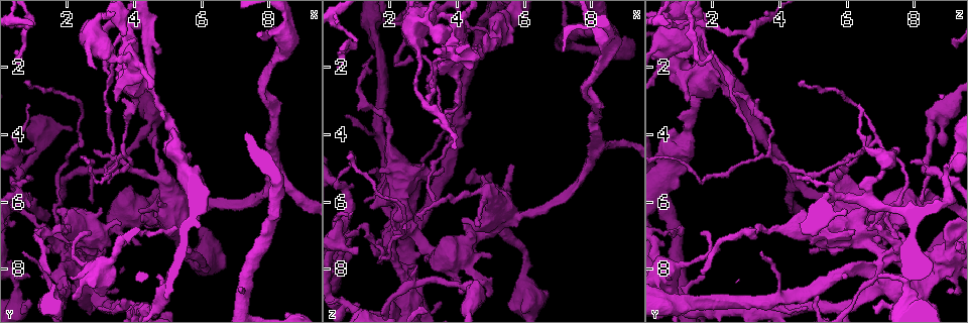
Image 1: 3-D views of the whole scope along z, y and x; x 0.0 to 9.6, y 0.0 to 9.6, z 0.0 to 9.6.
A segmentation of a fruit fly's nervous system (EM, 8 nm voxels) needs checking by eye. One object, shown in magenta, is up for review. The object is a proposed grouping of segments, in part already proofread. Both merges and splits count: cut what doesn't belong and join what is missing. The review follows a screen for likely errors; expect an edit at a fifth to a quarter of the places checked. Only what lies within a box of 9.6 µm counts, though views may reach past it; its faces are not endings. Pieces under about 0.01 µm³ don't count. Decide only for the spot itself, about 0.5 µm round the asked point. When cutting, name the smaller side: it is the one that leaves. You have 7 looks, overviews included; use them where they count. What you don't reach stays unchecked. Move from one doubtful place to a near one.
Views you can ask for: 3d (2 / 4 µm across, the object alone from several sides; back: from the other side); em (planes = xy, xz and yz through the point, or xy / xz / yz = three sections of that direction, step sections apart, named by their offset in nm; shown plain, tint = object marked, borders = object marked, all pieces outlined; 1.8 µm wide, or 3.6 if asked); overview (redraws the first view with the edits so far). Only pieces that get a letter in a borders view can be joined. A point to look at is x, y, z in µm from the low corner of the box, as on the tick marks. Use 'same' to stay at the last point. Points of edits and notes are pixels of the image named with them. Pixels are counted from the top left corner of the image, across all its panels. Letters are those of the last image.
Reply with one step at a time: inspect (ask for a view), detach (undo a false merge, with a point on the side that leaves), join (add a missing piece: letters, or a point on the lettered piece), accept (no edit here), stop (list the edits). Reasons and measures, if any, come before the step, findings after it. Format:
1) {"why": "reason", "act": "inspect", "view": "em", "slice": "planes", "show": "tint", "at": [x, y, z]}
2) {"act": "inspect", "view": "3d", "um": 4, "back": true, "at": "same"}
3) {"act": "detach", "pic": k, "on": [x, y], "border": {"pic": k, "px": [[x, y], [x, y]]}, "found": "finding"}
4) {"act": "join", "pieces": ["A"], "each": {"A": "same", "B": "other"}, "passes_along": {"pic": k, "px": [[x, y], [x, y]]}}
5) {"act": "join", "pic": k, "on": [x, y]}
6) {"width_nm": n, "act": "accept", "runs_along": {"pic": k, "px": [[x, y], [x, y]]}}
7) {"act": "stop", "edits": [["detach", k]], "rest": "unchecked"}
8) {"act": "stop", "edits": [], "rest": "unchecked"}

{"why": "free end", "act": "inspect", "view": "3d", "um": 2, "at": [2.10, 8.25, 0.60]}

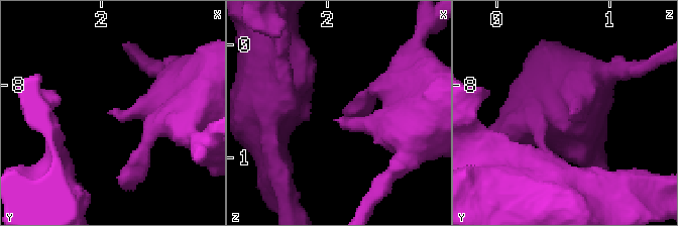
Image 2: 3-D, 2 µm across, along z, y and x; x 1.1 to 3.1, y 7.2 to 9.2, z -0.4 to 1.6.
{"act": "inspect", "view": "em", "slice": "planes", "show": "borders", "at": [2.08, 8.24, 0.64]}

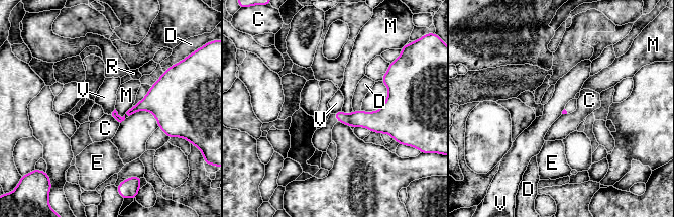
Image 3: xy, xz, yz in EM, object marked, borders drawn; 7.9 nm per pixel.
{"act": "accept", "each": {"C": "other", "D": "other", "E": "other", "M": "other", "R": "other", "V": "other"}, "found": "no lettered piece goes on from it"}

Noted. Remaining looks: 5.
{"why": "abrupt turn", "act": "inspect", "view": "em", "um": 3.6, "slice": "xz", "step": 4, "show": "plain", "at": [3.75, 9.10, 3.80]}

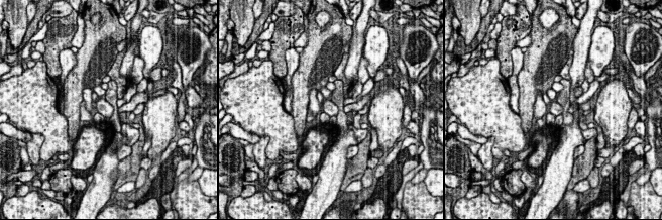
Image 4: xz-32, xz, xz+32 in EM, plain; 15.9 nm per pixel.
{"why": "what lies round it", "act": "inspect", "view": "em", "um": 3.6, "slice": "xz", "step": 4, "show": "borders", "at": "same"}

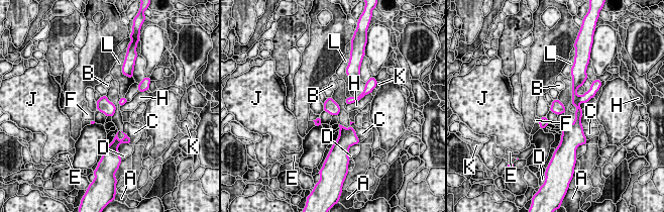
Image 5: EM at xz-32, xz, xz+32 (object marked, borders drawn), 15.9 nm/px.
{"longest_contact_nm": ["H", 400], "act": "detach", "pic": 5, "on": [578, 113], "each": {"A": "other", "B": "other", "C": "other", "D": "other", "E": "other", "F": "other", "H": "other", "J": "other", "K": "other", "L": "other"}, "part_leaving": {"pic": 5, "px": [[575, 83], [578, 119], [564, 134]]}, "found": "two neurons meet here"}

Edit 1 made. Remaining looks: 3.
{"act": "inspect", "view": "overview"}

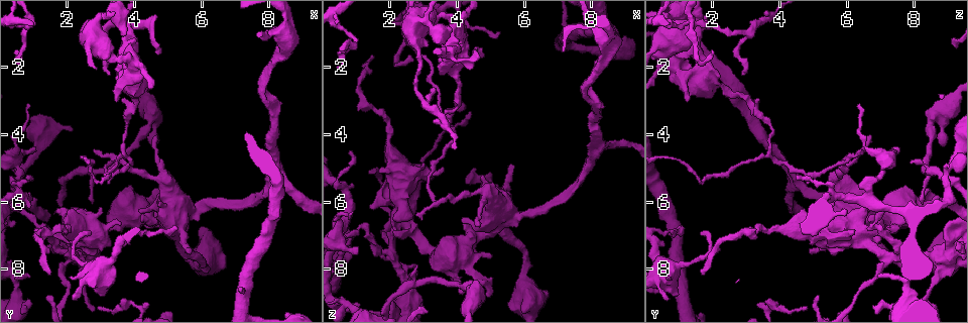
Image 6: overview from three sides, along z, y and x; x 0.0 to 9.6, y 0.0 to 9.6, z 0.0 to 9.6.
{"why": "thick turns thin", "act": "inspect", "view": "em", "um": 3.6, "slice": "yz", "step": 8, "show": "tint", "at": [6.05, 6.15, 6.35]}

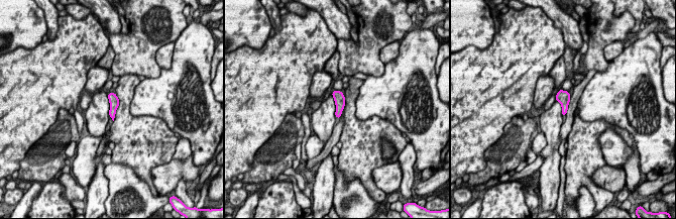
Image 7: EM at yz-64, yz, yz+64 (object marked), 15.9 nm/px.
{"act": "inspect", "view": "em", "um": 3.6, "slice": "planes", "show": "borders", "at": "same"}

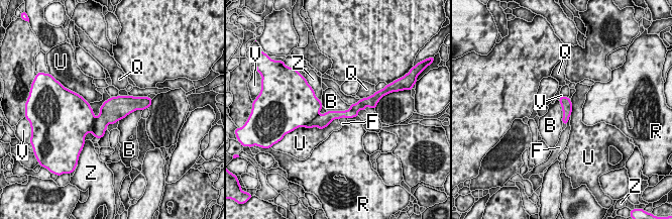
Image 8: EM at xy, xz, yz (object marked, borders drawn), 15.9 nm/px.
{"width_nm": 170, "act": "detach", "pic": 8, "on": [321, 121], "each": {"B": "other", "F": "other", "Q": "other", "R": "other", "U": "other", "V": "other", "Z": "other"}, "part_leaving": {"pic": 8, "px": [[365, 103], [313, 123]]}, "found": "a second neuron is stuck on"}

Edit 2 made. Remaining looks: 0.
{"act": "stop", "edits": [["detach", 5], ["detach", 8]], "rest": "unchecked"}

